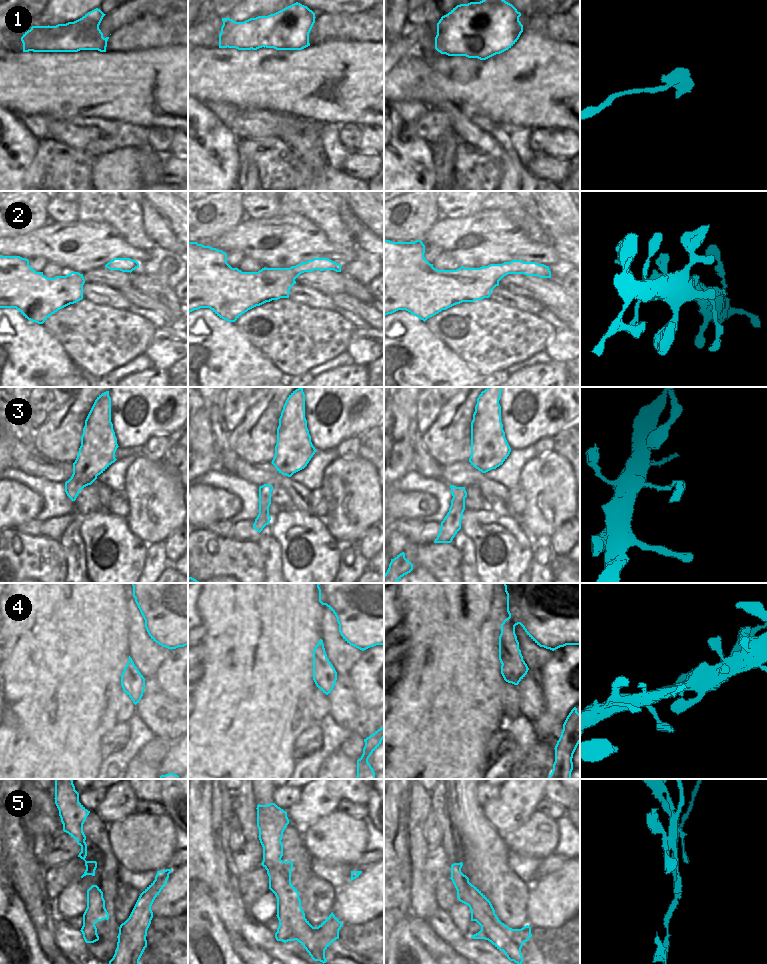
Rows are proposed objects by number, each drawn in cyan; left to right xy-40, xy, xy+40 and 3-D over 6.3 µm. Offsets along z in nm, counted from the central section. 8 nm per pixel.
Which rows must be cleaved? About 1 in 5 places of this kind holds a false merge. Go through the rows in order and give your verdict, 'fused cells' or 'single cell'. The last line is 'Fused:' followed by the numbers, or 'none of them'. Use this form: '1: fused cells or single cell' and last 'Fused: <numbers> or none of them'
1: fused cells
2: single cell
3: single cell
4: fused cells
5: fused cells
Fused: 1, 4, 5

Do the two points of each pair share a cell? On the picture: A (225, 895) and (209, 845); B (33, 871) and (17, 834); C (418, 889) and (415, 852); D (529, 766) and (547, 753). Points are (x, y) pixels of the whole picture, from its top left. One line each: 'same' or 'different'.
A: same
B: same
C: same
D: same

